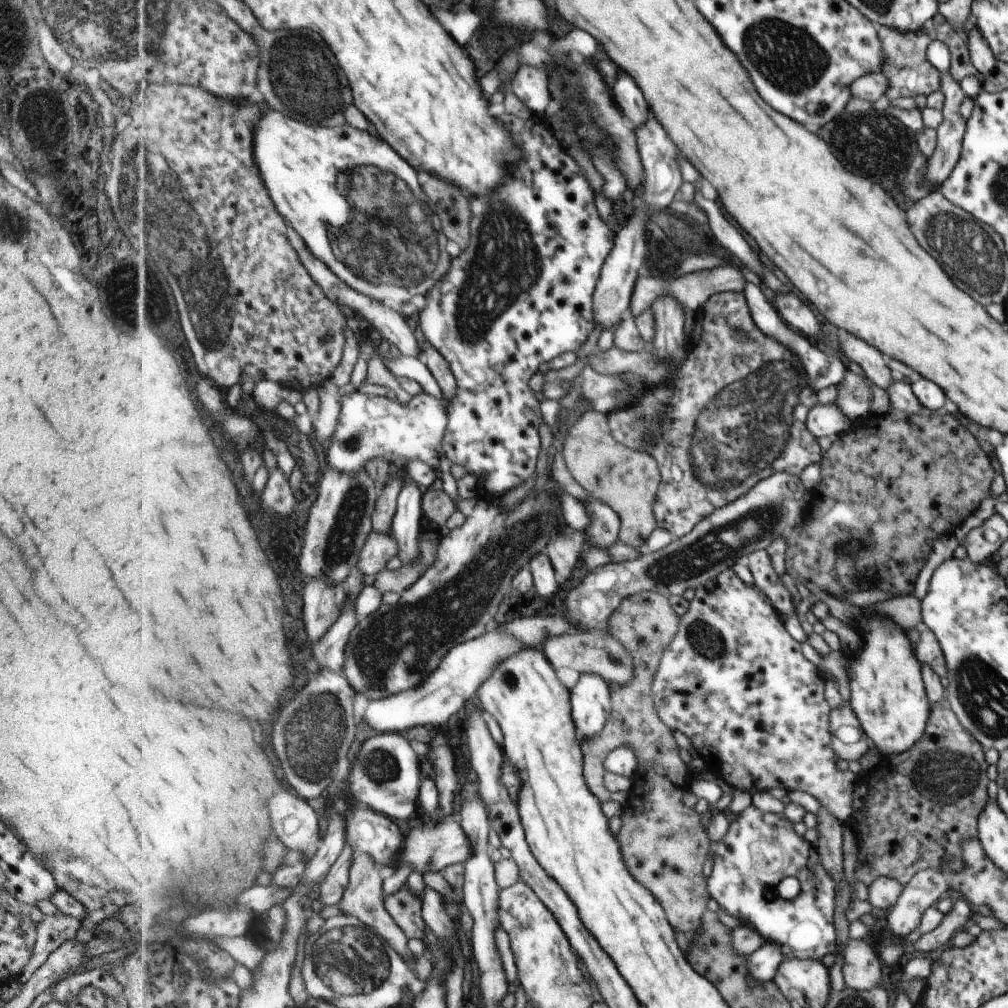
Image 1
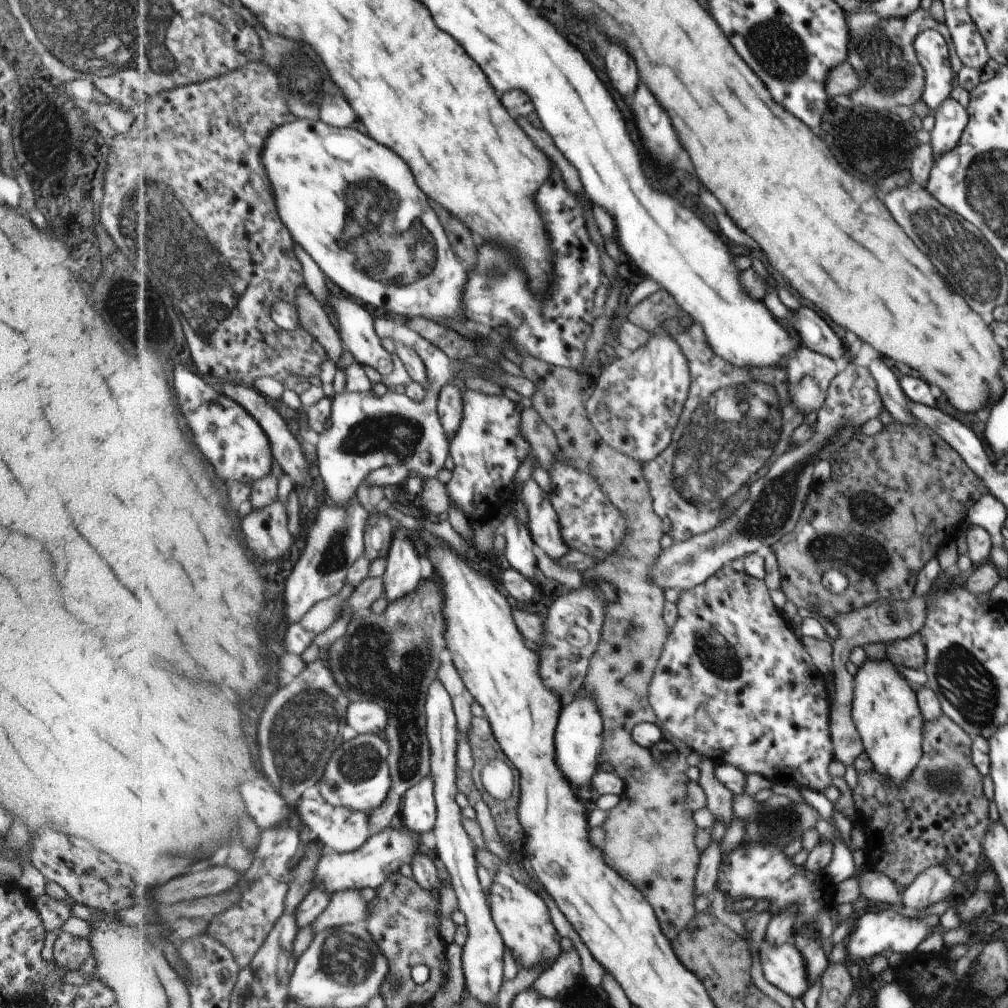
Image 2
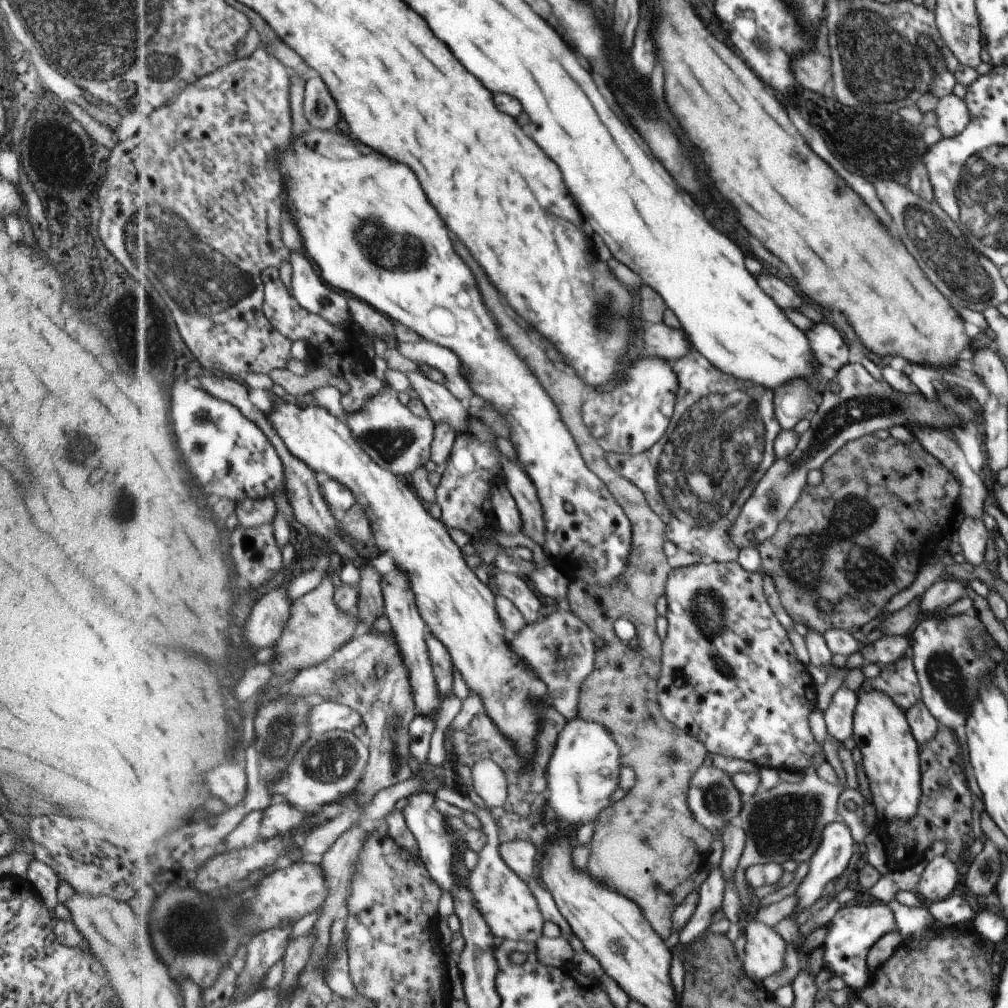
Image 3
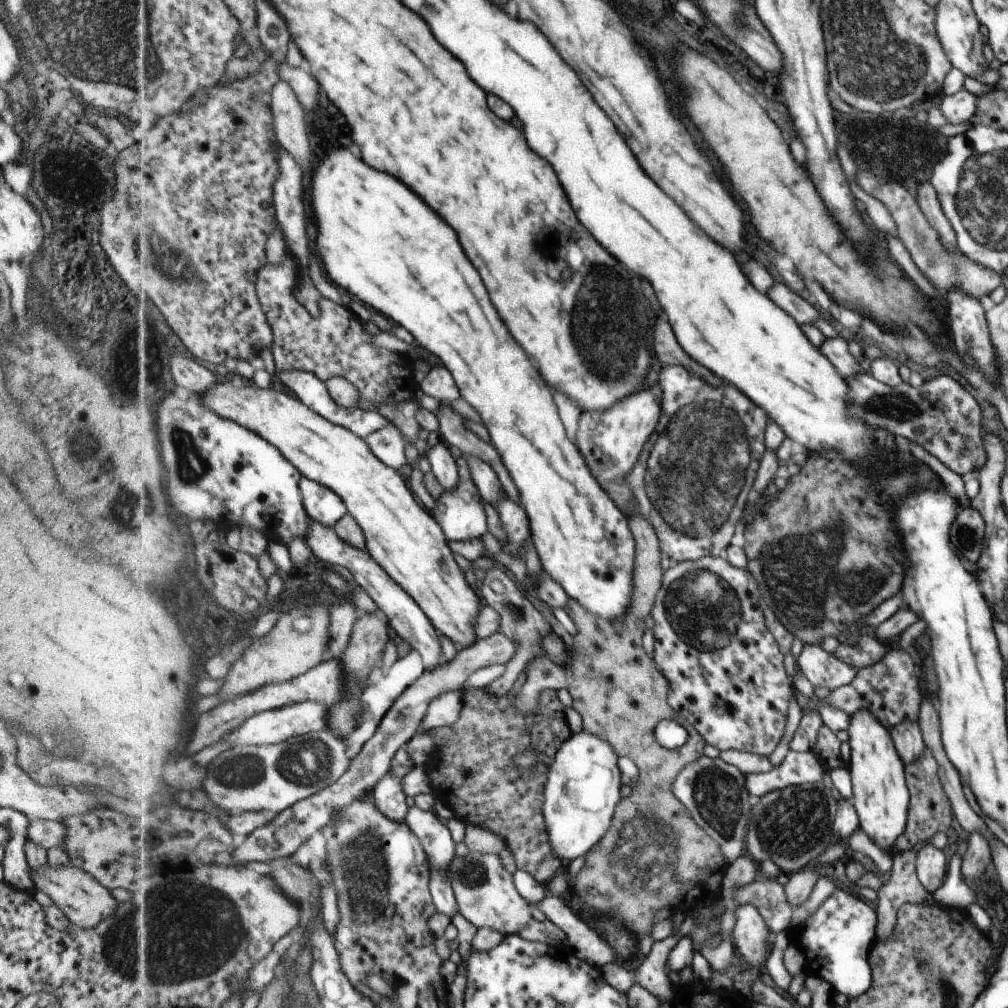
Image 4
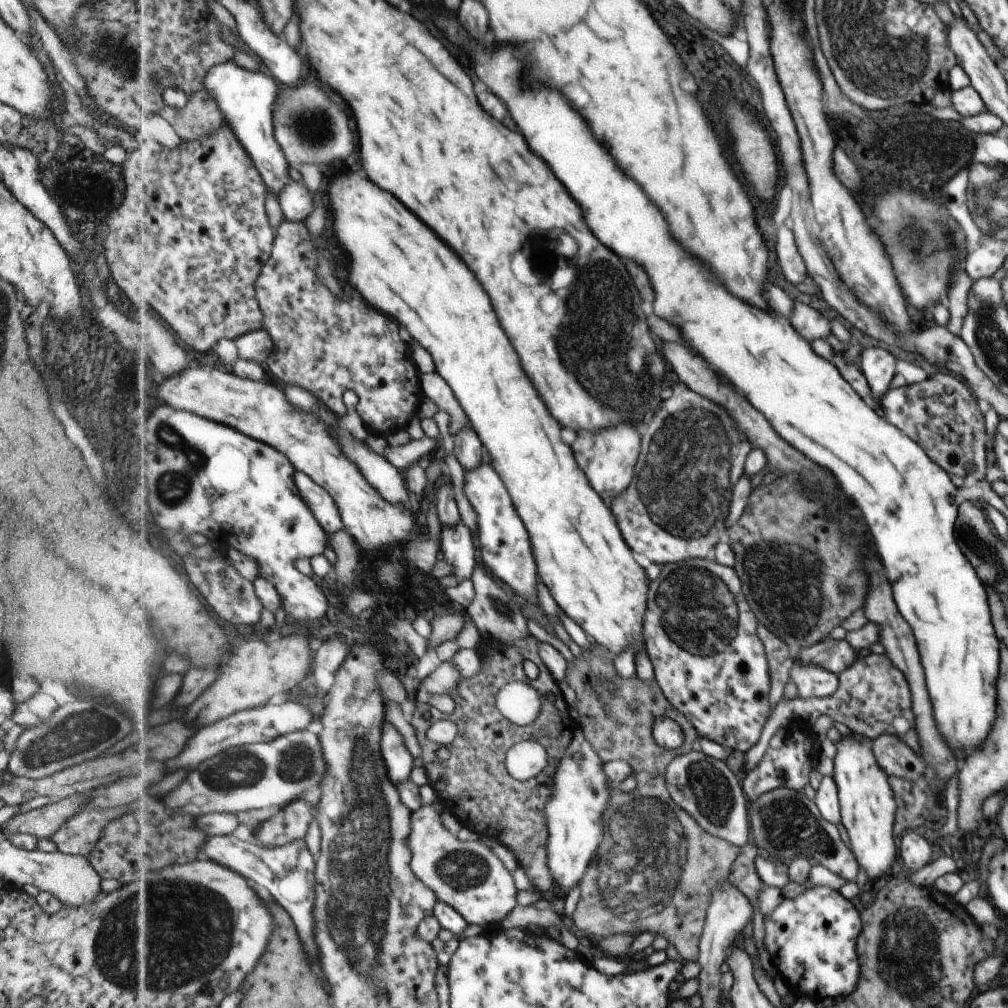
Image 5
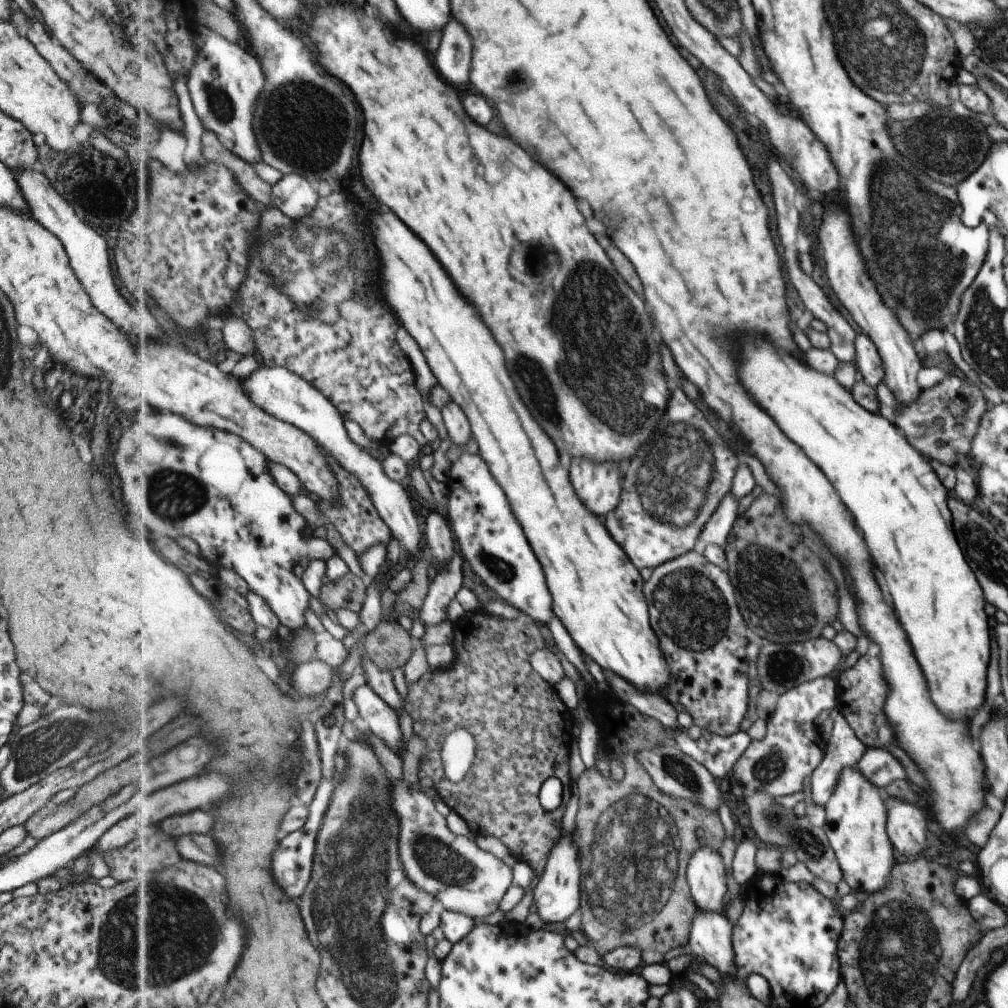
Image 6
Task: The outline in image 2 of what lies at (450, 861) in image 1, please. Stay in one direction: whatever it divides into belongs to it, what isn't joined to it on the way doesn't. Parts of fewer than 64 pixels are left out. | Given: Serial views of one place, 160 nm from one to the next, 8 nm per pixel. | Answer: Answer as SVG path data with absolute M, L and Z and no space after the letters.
M402 823L397 828L388 828L382 832L374 833L356 851L350 853L338 853L333 850L324 852L316 870L314 888L319 885L322 890L325 889L331 896L345 889L378 888L395 873L398 873L403 864L411 866L418 853L431 856L433 860L435 857L439 858L438 852L434 852L431 847L423 842L422 834L412 831L405 823Z

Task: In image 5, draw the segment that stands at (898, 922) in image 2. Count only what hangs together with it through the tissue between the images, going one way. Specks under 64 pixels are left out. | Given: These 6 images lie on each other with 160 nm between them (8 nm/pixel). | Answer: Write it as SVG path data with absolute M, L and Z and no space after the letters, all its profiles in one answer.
M820 885L805 887L801 895L785 898L773 914L764 916L763 928L763 948L797 998L809 998L815 1003L825 997L845 997L856 990L860 981L856 939L861 933L861 920L853 904L837 890Z

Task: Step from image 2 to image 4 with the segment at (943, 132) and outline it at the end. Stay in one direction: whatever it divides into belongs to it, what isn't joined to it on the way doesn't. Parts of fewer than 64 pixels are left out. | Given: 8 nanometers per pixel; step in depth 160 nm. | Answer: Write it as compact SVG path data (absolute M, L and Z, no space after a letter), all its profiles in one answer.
M961 89L952 95L942 95L938 109L949 124L963 124L975 116L977 98Z

